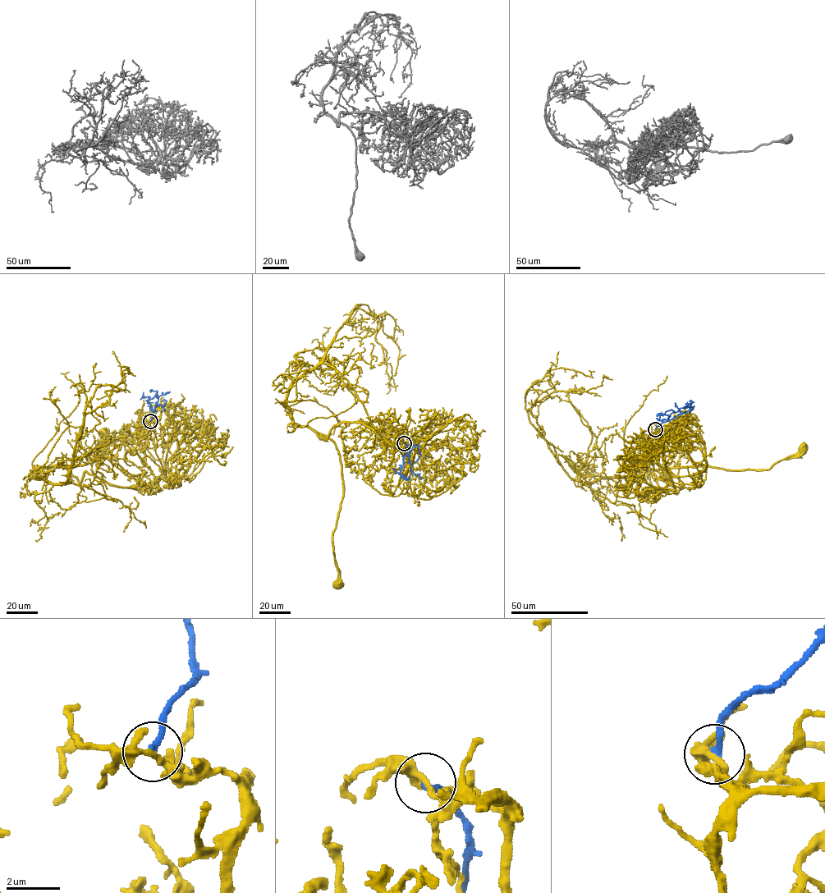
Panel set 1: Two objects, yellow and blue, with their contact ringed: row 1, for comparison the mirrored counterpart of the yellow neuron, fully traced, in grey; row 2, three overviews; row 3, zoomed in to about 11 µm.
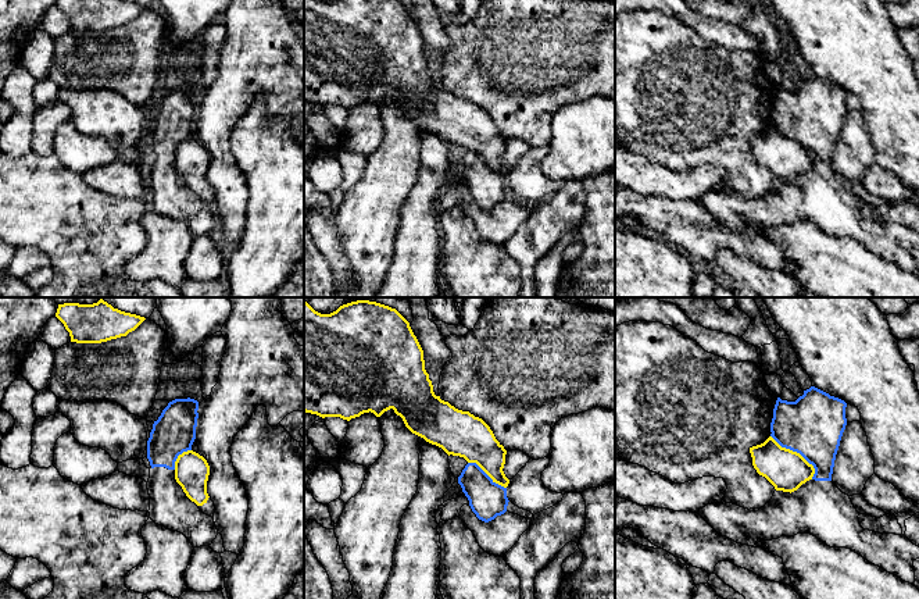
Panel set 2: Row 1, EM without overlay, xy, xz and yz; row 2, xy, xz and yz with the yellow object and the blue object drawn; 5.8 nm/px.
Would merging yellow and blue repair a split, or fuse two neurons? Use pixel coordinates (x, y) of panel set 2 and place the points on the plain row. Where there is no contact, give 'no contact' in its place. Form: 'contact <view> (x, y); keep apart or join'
contact yz (798, 142); keep apart

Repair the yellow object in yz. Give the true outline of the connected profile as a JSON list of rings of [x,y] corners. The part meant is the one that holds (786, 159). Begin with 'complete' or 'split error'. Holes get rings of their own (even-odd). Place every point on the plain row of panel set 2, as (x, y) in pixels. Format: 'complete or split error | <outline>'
complete | [[[772,125],[750,136],[752,154],[776,179],[794,181],[812,168],[815,157],[800,142],[782,136]]]

